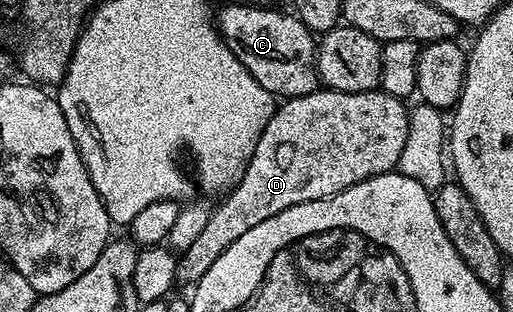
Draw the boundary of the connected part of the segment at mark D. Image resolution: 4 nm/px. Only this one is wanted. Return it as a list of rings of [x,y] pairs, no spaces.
[[[317,88],[306,96],[298,96],[297,98],[281,101],[274,113],[272,113],[272,118],[266,124],[266,128],[250,156],[248,167],[244,169],[244,175],[238,179],[231,190],[227,191],[227,194],[223,197],[225,198],[224,202],[218,203],[216,210],[214,206],[206,220],[206,228],[202,228],[202,233],[195,238],[194,244],[190,244],[190,248],[186,248],[179,255],[176,262],[177,283],[183,284],[183,282],[188,282],[188,284],[195,284],[202,276],[206,276],[206,268],[210,268],[210,264],[214,264],[214,260],[218,260],[218,256],[222,256],[222,252],[226,252],[226,248],[230,248],[230,244],[234,244],[234,240],[238,240],[238,236],[242,236],[242,232],[250,232],[250,228],[254,228],[254,224],[262,224],[262,220],[270,220],[270,216],[278,216],[278,212],[282,212],[286,208],[294,208],[294,204],[306,204],[310,200],[329,198],[354,184],[358,184],[362,180],[395,171],[400,165],[402,148],[406,148],[409,113],[409,107],[401,99],[390,96],[386,91],[379,88],[367,90],[366,92],[342,92],[341,90]]]

